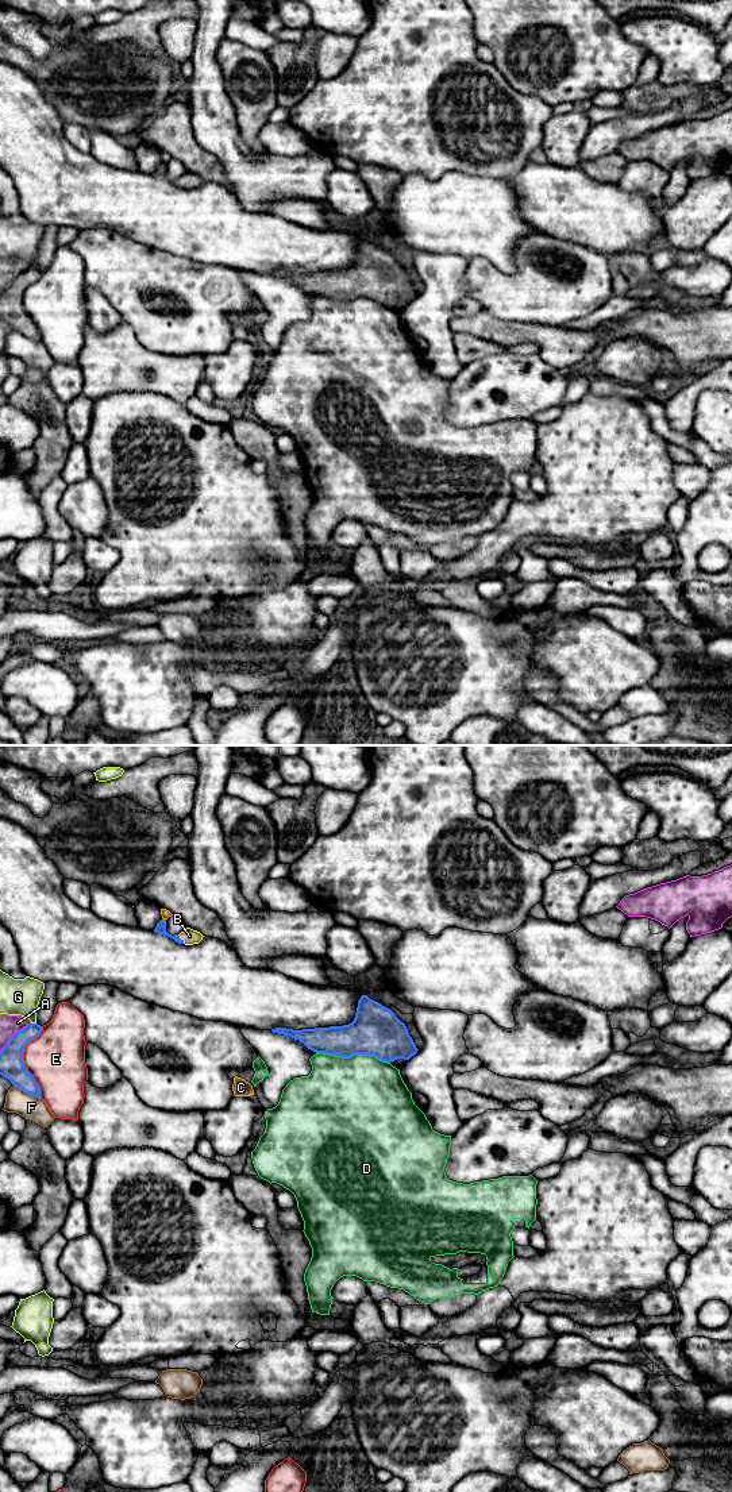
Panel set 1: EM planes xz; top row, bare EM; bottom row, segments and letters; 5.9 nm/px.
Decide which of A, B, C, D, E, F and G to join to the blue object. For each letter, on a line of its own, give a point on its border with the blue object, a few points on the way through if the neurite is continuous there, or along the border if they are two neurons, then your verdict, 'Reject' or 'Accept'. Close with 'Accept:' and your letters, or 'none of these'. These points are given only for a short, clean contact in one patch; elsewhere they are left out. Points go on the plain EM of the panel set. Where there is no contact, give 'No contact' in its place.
A: Touches blue at xz (14, 278). Reject
B: Touches blue at xz (180, 182). Path across: xz (161, 170), (168, 178), (180, 182), (189, 180). Accept
C: Touches blue at xz (162, 162). Boundary: xz (162, 161), (165, 164). Reject
D: Touches blue at xz (353, 299). Reject
E: Touches blue at xz (23, 305). Reject
F: Touches blue at xz (27, 336). Boundary: xz (14, 330), (39, 342). Reject
G: Touches blue at xz (34, 268). Reject
Accept: B

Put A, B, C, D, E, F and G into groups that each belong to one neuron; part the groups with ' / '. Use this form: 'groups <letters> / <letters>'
groups A / B / C / D / E / F / G

